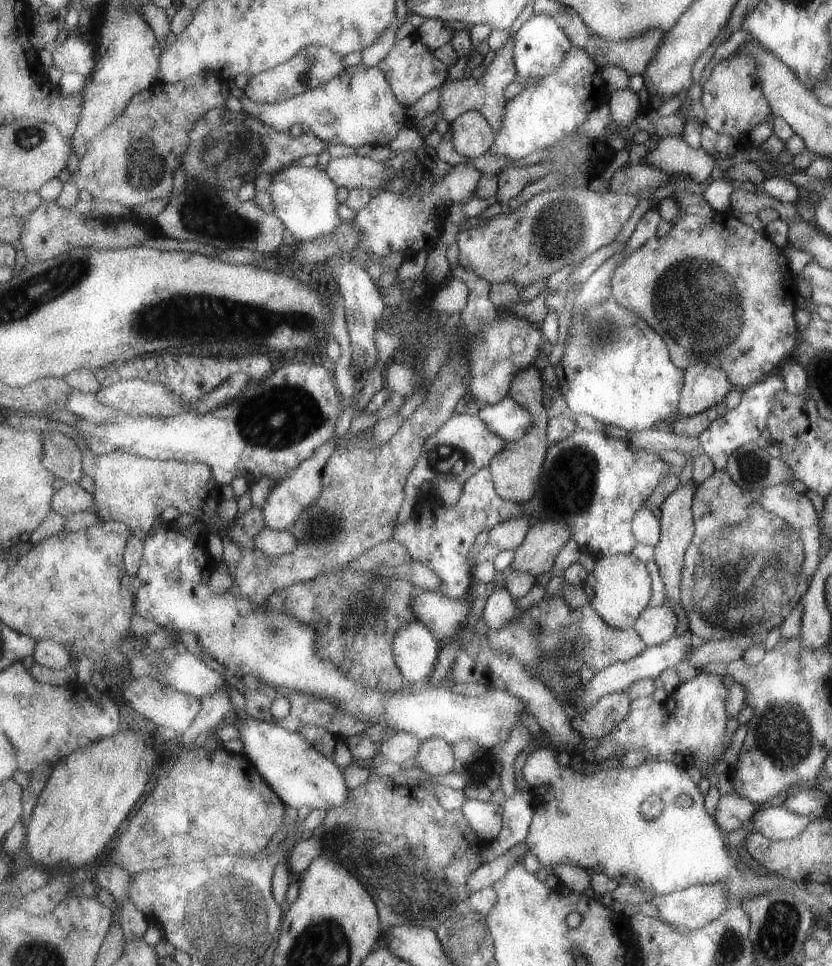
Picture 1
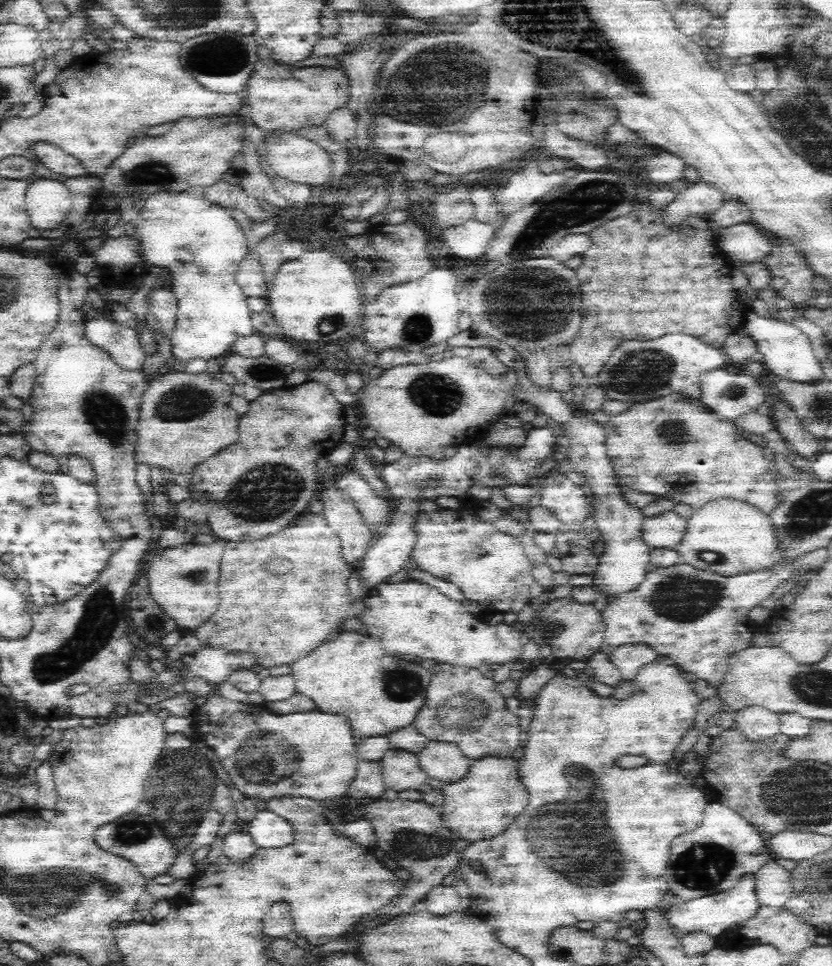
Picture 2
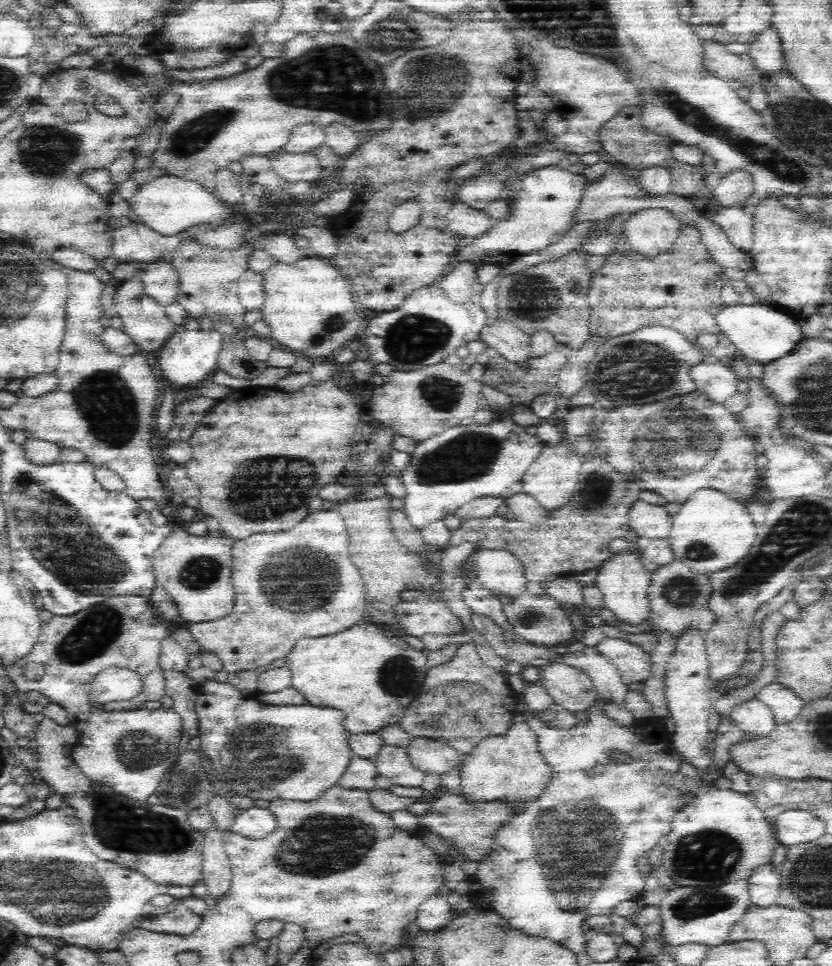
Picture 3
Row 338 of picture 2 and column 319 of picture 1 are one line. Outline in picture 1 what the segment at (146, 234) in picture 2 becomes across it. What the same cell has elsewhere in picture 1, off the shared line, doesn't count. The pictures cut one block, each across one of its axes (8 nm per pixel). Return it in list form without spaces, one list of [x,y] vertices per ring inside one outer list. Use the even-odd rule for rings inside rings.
[[[295,164],[275,174],[271,180],[273,184],[267,188],[267,192],[271,194],[271,200],[273,200],[273,208],[275,208],[273,212],[287,226],[287,234],[291,240],[303,244],[303,242],[311,242],[317,238],[325,238],[337,232],[337,228],[345,224],[337,212],[339,210],[339,200],[337,200],[339,186],[327,172]]]

